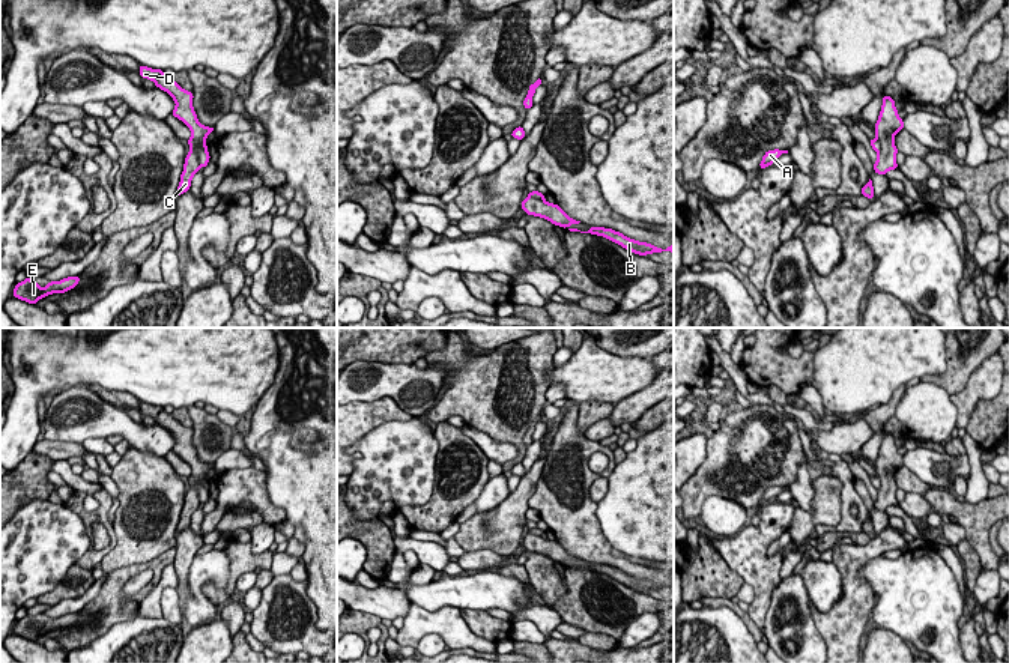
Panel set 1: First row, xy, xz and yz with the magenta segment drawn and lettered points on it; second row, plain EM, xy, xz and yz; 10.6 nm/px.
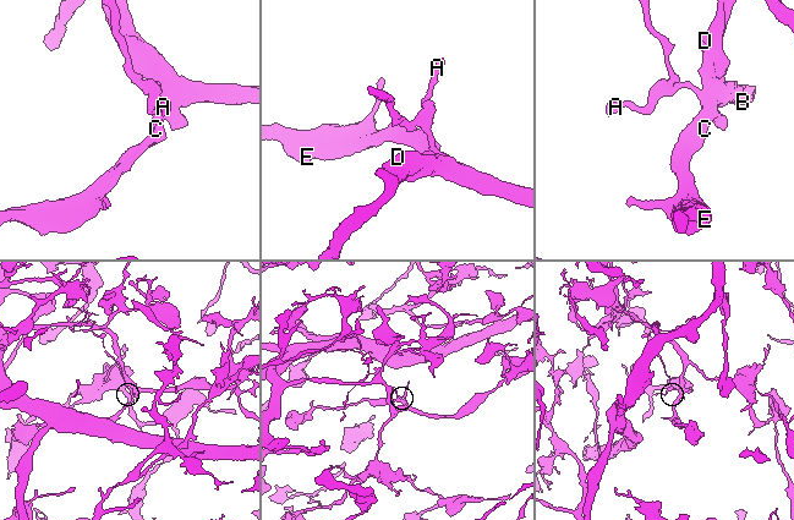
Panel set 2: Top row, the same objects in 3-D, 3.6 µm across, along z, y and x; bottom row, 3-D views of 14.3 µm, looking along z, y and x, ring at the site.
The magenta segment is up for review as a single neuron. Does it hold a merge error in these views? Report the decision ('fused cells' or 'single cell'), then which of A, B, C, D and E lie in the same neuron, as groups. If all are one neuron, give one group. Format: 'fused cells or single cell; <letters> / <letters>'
fused cells; A / B C D E

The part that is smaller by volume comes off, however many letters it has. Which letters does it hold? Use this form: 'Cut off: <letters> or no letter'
Cut off: A

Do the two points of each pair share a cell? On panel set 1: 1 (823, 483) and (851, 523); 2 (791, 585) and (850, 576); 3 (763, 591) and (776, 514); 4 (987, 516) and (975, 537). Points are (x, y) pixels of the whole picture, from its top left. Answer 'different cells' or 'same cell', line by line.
1: different cells
2: different cells
3: same cell
4: same cell

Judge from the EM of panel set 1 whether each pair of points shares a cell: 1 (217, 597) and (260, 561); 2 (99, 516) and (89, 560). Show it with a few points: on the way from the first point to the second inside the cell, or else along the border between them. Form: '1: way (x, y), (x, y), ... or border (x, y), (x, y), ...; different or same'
1: way (229, 588), (233, 576), (248, 561); same
2: way (109, 528), (112, 544), (101, 552); same

